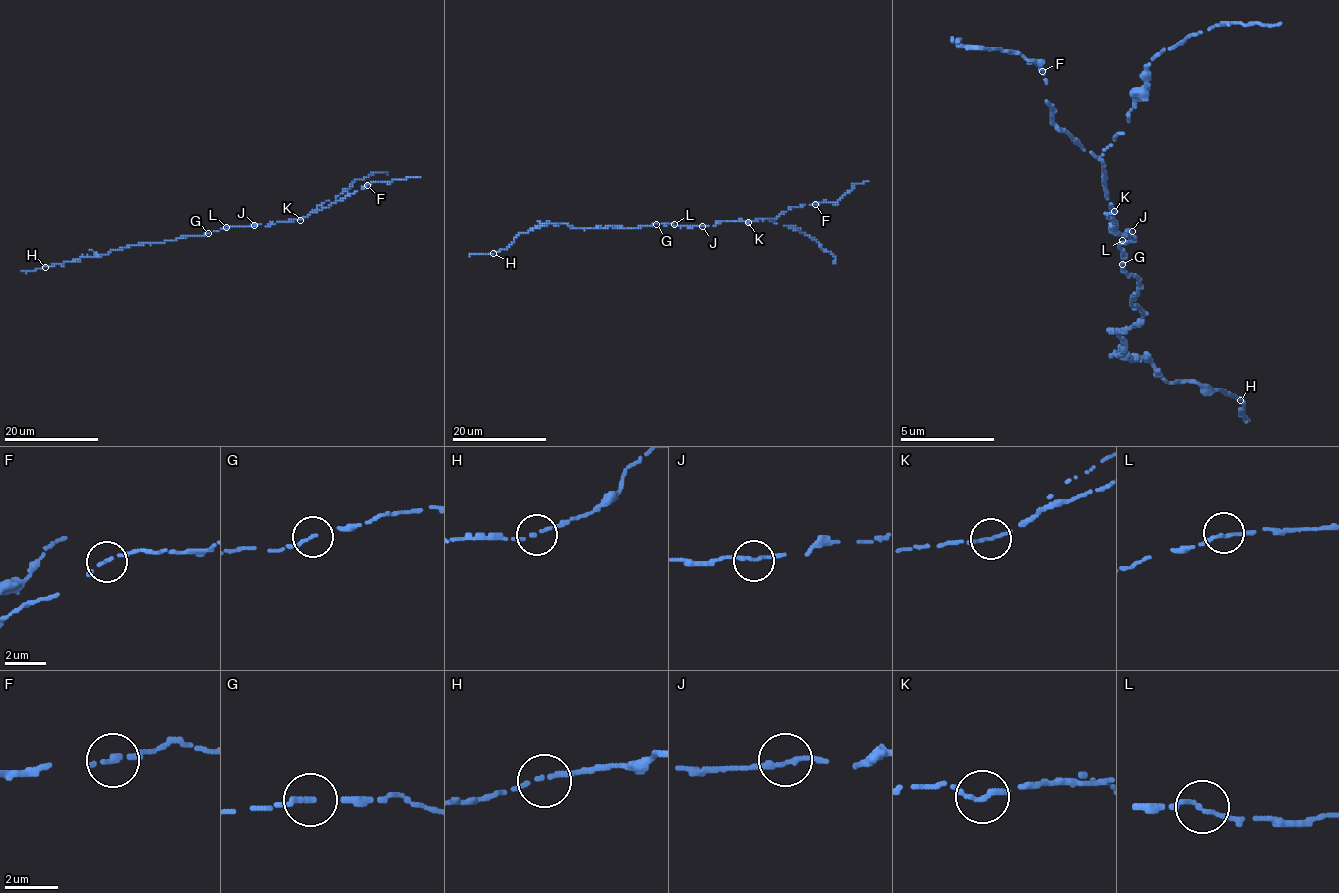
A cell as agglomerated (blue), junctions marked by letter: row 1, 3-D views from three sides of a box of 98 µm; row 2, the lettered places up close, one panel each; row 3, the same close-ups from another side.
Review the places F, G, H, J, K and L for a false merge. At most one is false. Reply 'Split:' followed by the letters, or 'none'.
Split: K

